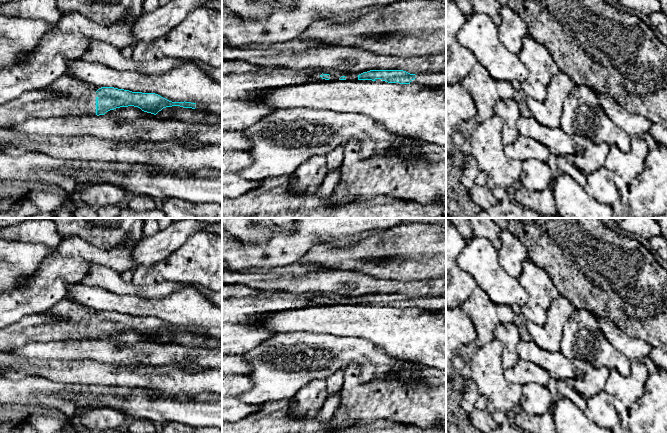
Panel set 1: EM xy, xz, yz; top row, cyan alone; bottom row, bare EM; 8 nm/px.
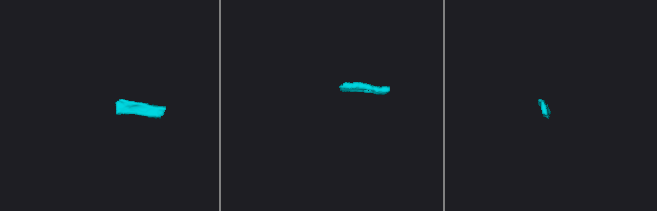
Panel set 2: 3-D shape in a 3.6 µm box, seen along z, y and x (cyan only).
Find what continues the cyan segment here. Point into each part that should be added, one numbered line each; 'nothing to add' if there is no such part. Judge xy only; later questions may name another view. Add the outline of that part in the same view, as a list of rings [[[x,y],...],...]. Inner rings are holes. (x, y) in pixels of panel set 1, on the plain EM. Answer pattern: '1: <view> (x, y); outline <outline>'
1: xy (66, 320); outline [[[67,297],[49,311],[28,315],[0,329],[0,353],[9,353],[29,342],[94,340],[98,313]]]
2: xy (212, 333); outline [[[196,327],[196,334],[208,336],[222,342],[222,330],[221,329],[207,329],[202,327]]]

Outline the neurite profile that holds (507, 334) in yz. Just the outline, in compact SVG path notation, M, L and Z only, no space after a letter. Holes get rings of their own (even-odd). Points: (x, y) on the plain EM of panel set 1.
M498 323L495 328L495 338L502 344L501 364L504 369L513 368L519 357L516 346L520 342L518 327L514 323Z

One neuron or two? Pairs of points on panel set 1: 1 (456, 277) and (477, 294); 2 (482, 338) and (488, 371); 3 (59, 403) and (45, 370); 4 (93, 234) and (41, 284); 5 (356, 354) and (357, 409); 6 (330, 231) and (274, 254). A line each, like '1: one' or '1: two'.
1: two
2: two
3: two
4: two
5: two
6: one

